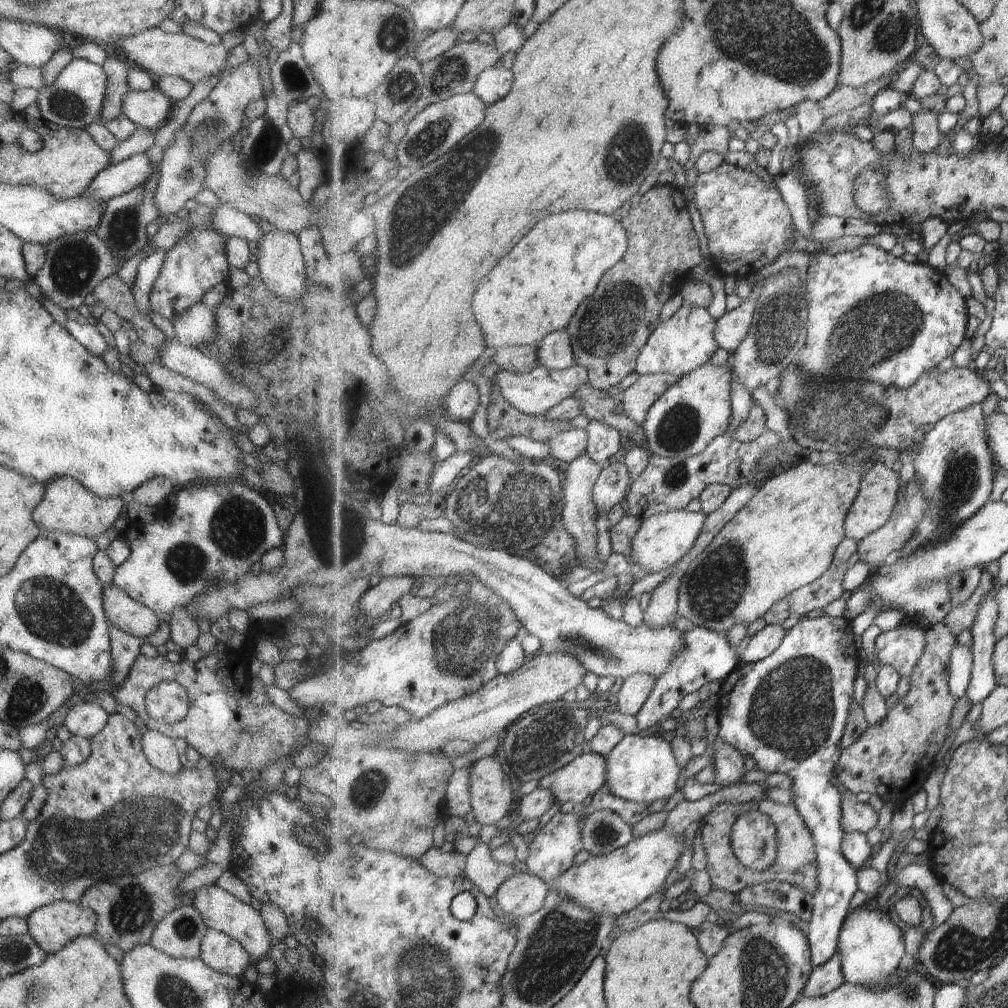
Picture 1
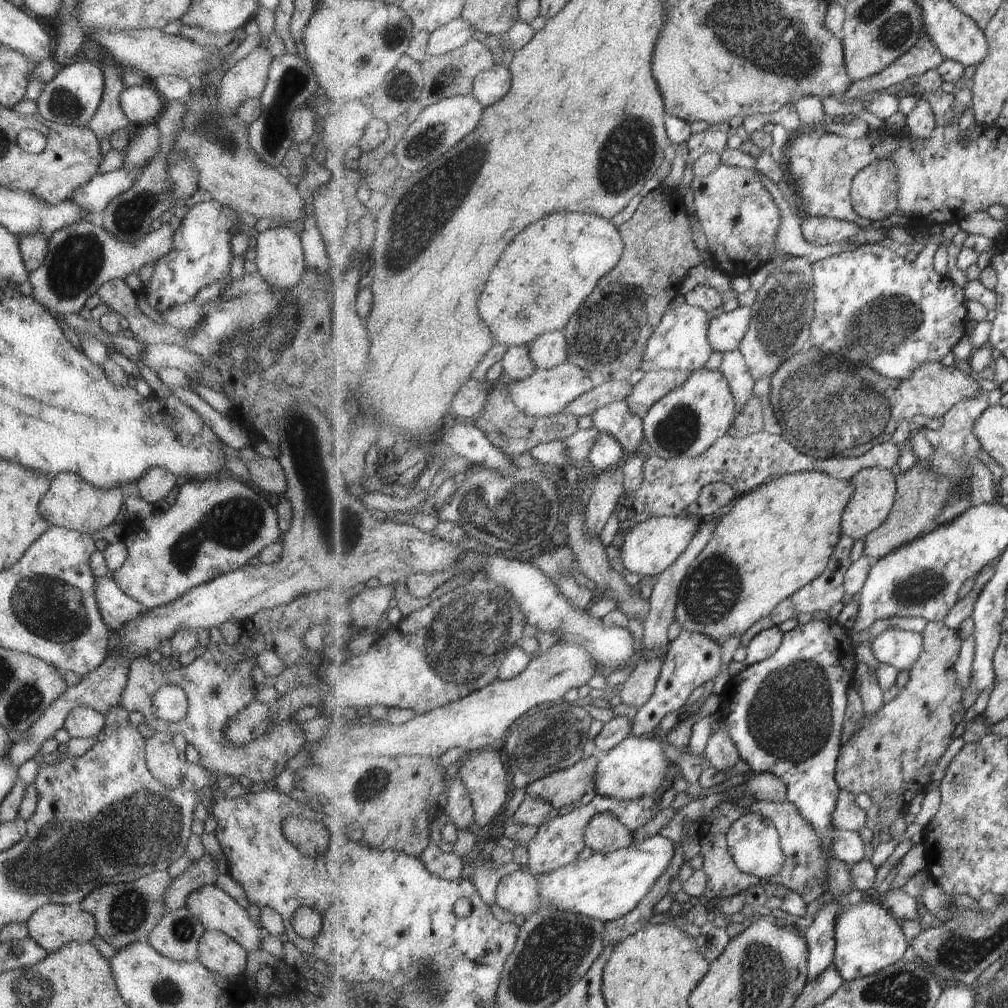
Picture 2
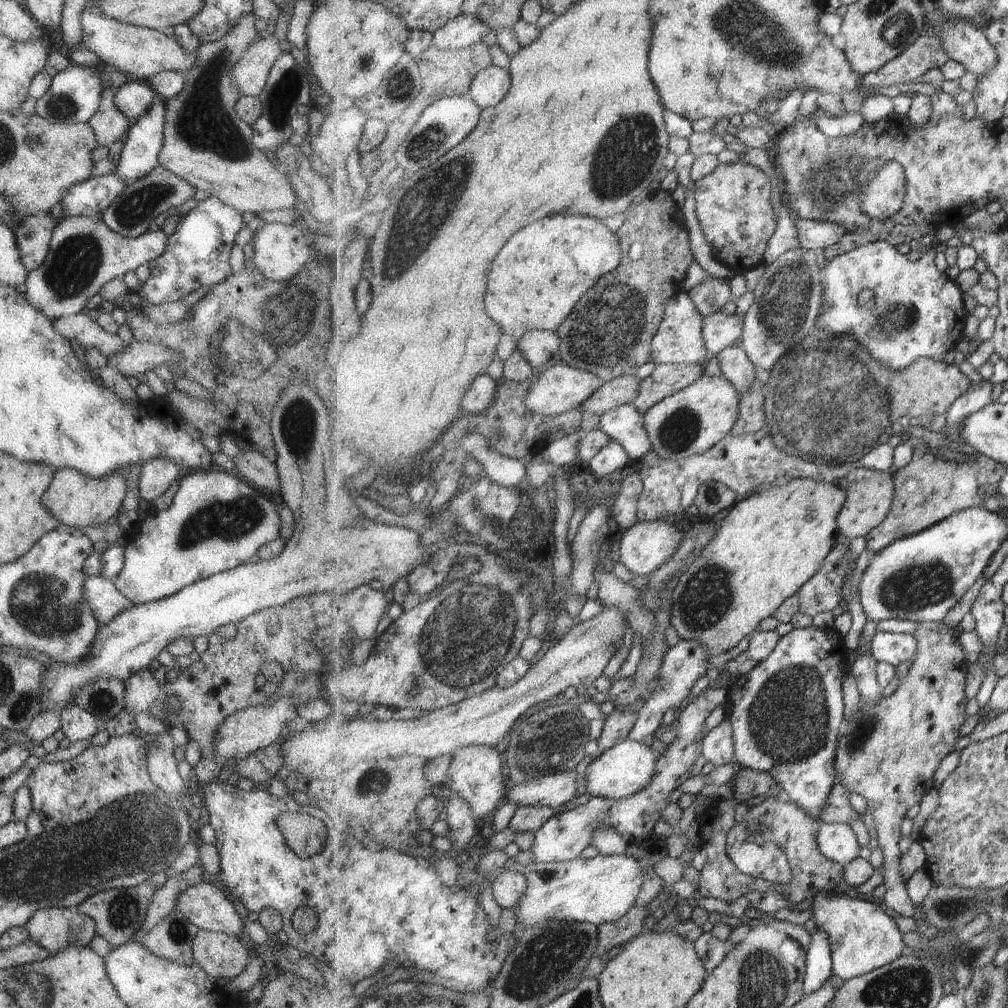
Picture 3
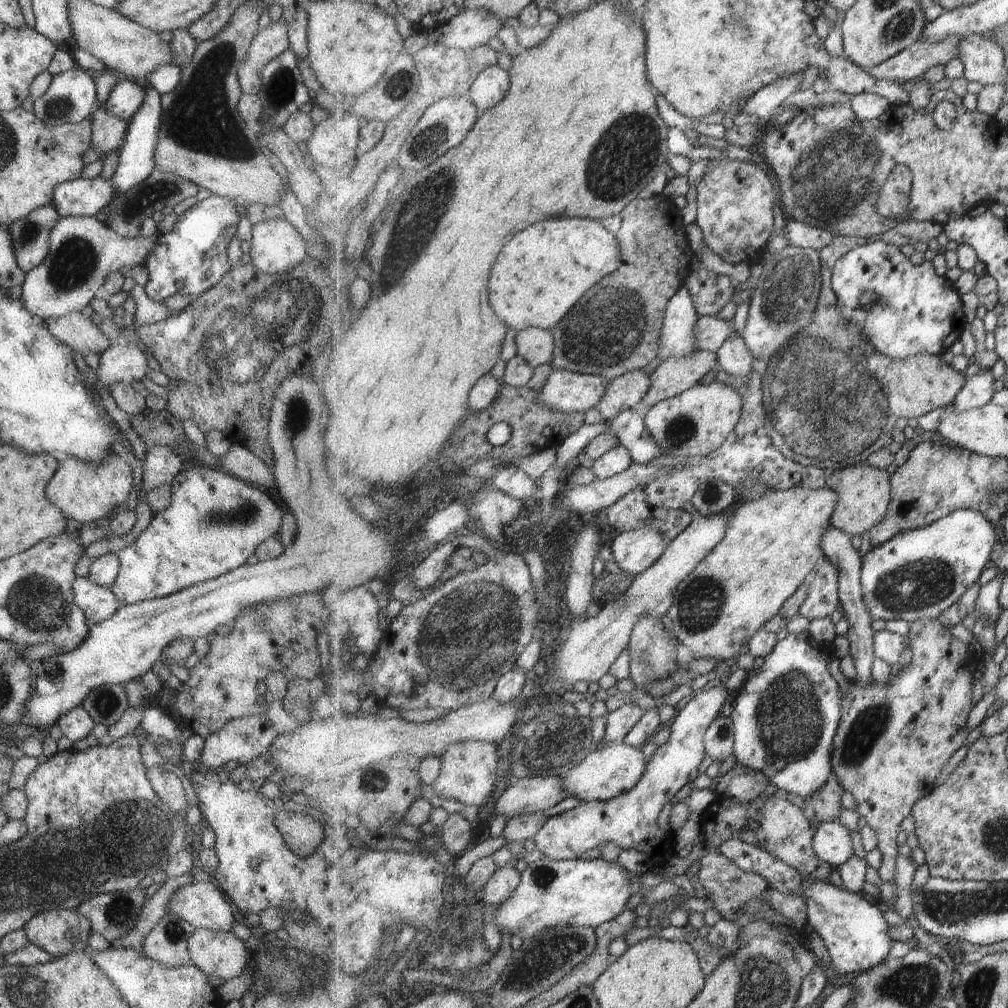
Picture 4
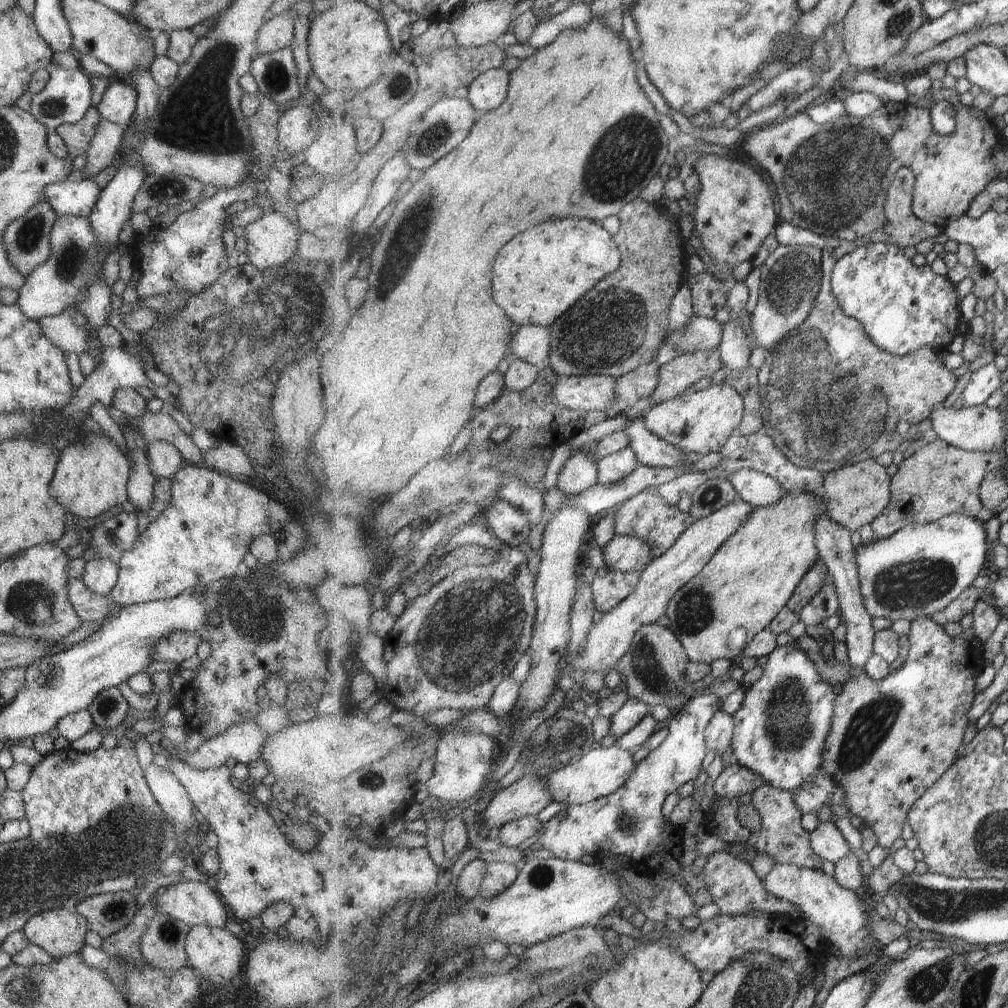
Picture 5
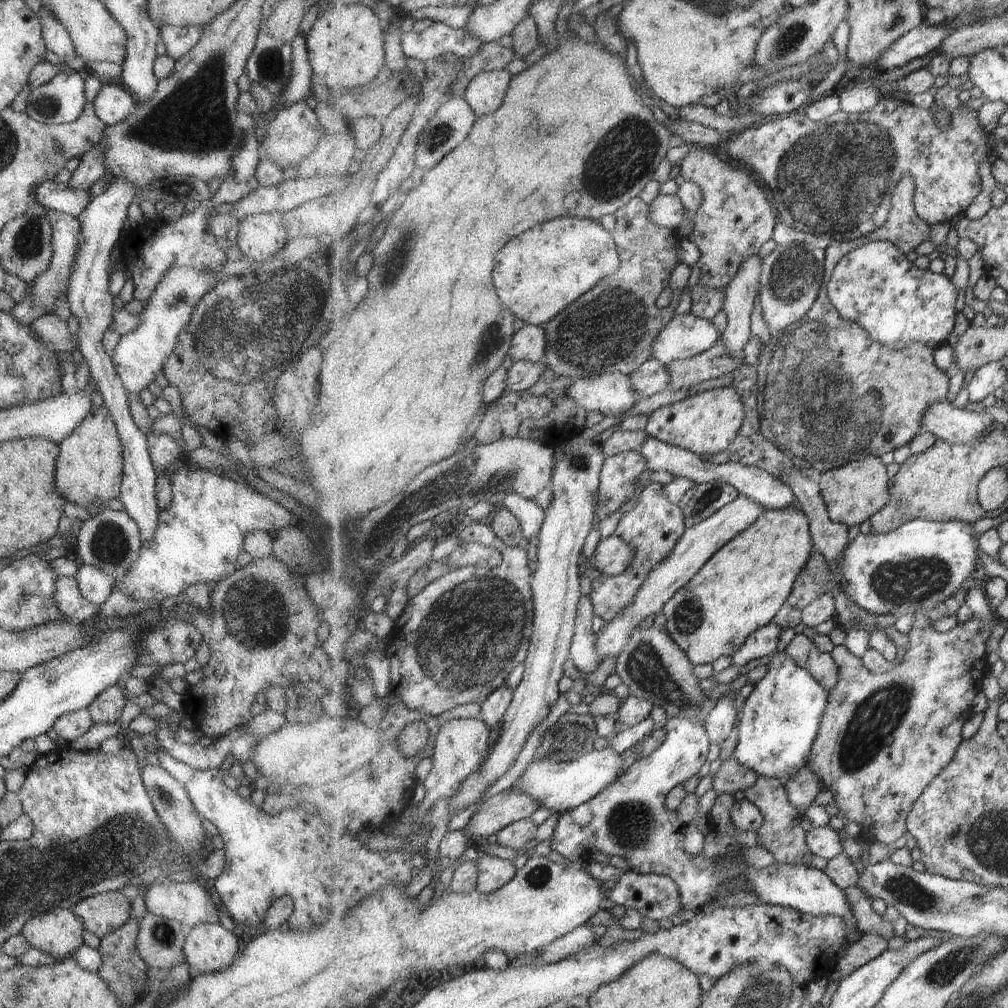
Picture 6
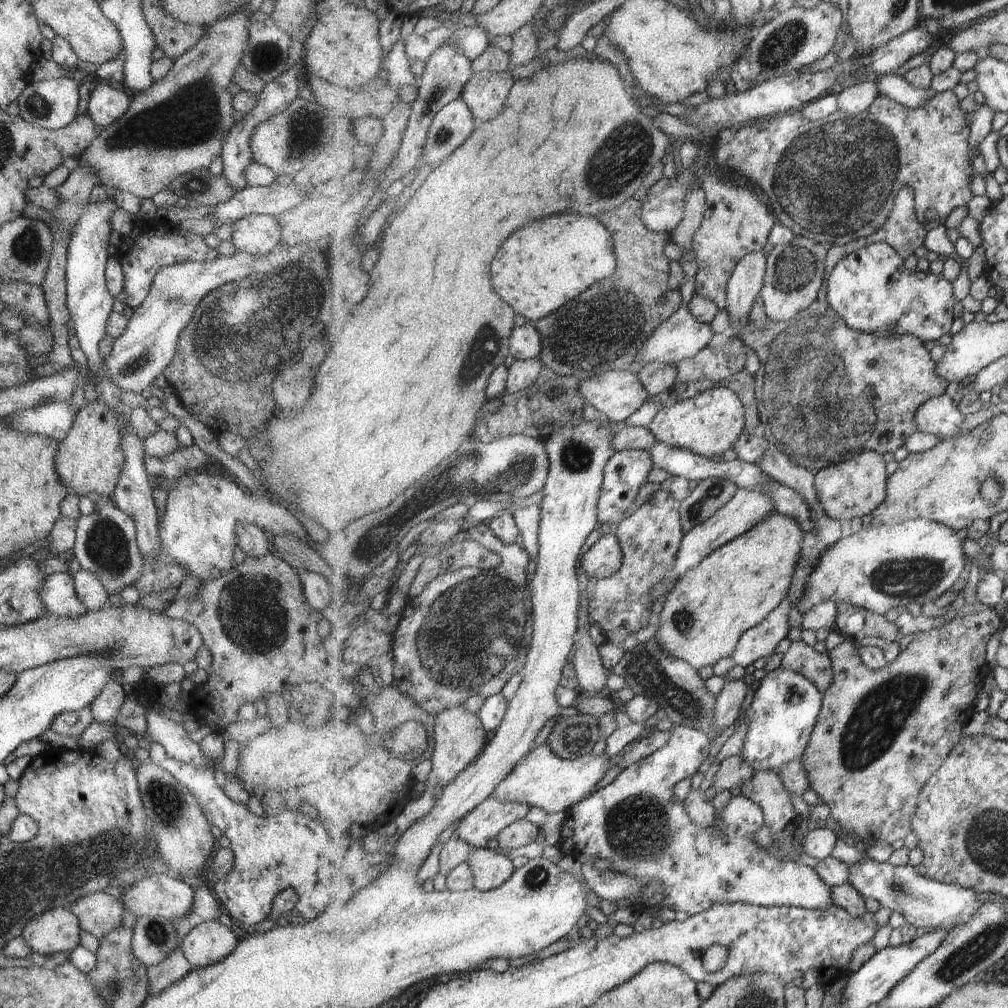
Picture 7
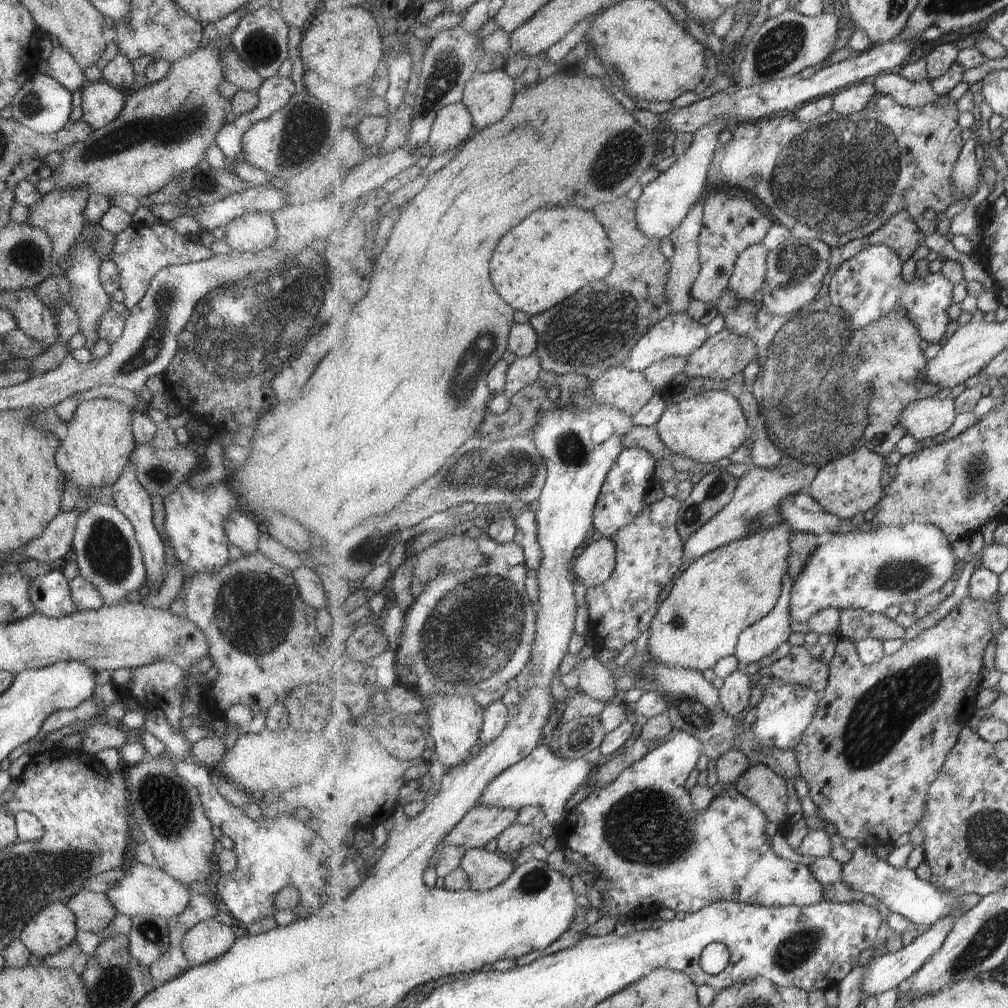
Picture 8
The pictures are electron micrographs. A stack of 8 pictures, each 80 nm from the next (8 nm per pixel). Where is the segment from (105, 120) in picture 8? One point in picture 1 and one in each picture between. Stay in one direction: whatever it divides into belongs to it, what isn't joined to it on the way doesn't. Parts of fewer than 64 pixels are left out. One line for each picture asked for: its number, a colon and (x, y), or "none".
1: (148, 109)
2: (140, 104)
3: (133, 98)
4: (124, 98)
5: (117, 102)
6: (113, 101)
7: (106, 102)

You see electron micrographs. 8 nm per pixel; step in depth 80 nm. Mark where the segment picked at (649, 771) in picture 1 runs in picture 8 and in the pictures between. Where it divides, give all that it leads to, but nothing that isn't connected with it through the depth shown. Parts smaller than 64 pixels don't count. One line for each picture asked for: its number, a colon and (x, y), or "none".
2: (637, 767)
3: (625, 769)
4: (606, 772)
5: (603, 770)
6: (559, 786)
7: (542, 779)
8: (545, 780)

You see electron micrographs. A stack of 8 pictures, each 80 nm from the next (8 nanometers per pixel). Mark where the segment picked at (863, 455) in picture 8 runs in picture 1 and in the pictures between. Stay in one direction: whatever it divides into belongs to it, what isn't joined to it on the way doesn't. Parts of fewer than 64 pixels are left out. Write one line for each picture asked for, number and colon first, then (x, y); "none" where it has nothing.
1: (877, 498)
2: (874, 497)
3: (870, 493)
4: (865, 492)
5: (855, 495)
6: (853, 493)
7: (855, 488)

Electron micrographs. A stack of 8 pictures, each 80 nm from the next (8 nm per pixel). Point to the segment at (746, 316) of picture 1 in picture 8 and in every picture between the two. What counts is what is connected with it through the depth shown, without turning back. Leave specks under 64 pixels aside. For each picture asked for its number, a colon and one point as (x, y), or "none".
2: (726, 331)
3: (721, 330)
4: (711, 332)
5: (702, 333)
6: (687, 335)
7: (683, 336)
8: (679, 335)

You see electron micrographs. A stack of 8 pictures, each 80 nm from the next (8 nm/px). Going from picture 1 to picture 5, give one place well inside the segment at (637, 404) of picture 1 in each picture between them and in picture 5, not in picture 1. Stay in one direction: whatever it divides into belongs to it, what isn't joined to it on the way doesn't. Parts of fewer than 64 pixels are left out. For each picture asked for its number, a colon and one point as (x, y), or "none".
2: (655, 385)
3: (666, 379)
4: (672, 377)
5: (675, 377)

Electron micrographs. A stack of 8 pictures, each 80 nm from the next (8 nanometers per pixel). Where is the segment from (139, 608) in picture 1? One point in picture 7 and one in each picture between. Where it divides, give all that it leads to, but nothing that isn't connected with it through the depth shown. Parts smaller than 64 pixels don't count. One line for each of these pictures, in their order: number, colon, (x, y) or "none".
2: (115, 607)
3: (104, 600)
4: (96, 602)
5: (88, 607)
6: (72, 606)
7: (57, 593)

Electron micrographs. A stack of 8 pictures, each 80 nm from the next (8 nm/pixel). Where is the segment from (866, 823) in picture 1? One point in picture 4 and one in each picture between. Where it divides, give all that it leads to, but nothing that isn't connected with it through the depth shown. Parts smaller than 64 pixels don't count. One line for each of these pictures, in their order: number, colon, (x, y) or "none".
2: (847, 815)
3: (837, 810)
4: (826, 802)

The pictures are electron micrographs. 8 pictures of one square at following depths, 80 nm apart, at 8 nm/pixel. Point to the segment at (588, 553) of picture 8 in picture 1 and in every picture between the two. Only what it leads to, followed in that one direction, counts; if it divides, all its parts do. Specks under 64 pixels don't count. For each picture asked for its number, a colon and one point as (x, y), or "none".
1: (663, 540)
2: (651, 547)
3: (648, 545)
4: (634, 552)
5: (622, 554)
6: (612, 555)
7: (605, 558)

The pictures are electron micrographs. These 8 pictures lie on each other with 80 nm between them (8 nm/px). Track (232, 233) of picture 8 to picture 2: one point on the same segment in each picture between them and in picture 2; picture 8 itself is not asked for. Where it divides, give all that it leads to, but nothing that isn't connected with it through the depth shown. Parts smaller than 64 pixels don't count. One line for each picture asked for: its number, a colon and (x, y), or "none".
2: (277, 253)
3: (280, 250)
4: (276, 246)
5: (270, 239)
6: (260, 235)
7: (256, 234)

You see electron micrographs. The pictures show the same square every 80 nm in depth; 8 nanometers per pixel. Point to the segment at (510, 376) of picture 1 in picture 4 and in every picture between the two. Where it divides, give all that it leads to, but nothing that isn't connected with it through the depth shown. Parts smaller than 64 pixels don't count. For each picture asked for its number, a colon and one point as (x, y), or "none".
2: (547, 392)
3: (561, 388)
4: (566, 391)

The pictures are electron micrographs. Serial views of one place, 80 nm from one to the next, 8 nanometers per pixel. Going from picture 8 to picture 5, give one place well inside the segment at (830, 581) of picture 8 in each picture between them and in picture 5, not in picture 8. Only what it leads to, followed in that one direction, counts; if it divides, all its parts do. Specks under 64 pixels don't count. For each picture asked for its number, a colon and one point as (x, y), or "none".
5: (919, 571)
6: (915, 567)
7: (888, 567)

